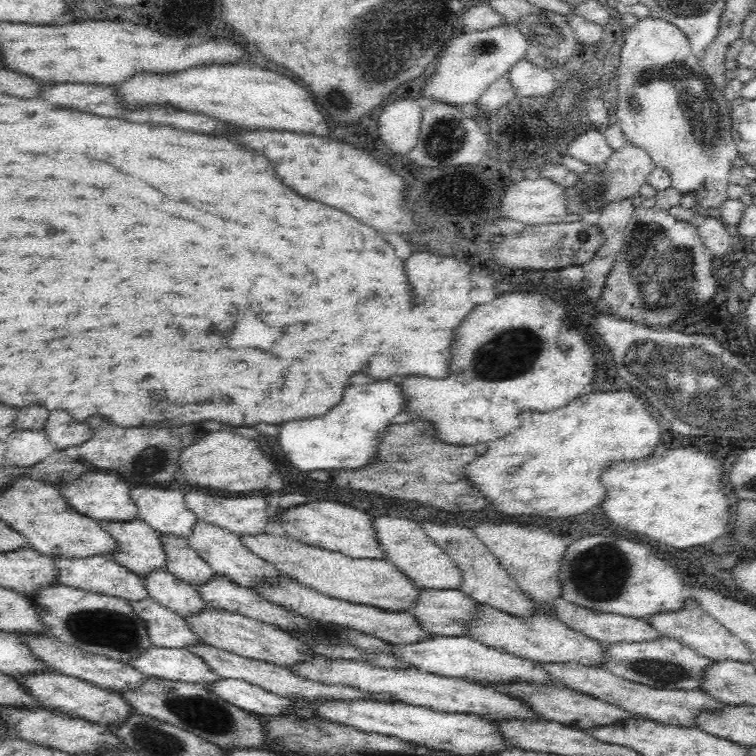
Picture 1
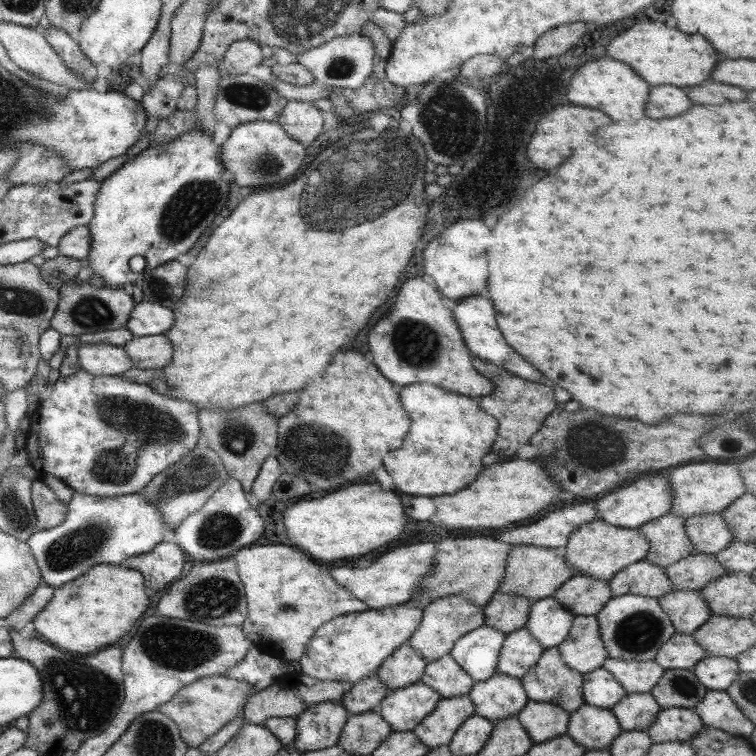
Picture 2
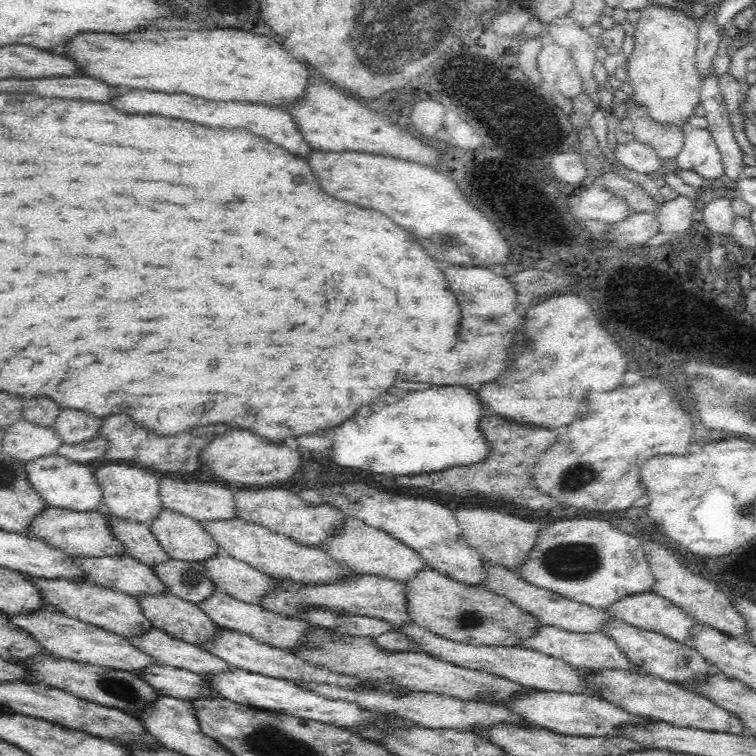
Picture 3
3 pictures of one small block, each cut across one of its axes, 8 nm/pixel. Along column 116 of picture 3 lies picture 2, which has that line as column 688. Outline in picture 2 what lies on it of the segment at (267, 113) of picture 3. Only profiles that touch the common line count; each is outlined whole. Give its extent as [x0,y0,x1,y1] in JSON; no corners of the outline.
[645,86,691,118]

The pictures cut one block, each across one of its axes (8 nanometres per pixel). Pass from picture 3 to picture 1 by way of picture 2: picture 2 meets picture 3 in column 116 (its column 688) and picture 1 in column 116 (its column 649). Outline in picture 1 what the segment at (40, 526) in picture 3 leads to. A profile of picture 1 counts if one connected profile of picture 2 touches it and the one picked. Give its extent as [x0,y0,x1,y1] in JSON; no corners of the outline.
[97,519,165,575]

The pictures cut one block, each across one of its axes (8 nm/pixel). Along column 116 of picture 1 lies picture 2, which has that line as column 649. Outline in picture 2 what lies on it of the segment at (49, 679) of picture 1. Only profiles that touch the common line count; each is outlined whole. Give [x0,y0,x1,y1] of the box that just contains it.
[610,693,660,731]

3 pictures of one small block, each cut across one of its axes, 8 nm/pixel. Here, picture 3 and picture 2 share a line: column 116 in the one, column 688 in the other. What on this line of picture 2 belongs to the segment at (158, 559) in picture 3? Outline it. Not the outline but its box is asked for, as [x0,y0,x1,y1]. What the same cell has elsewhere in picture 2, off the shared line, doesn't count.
[683,514,733,554]

